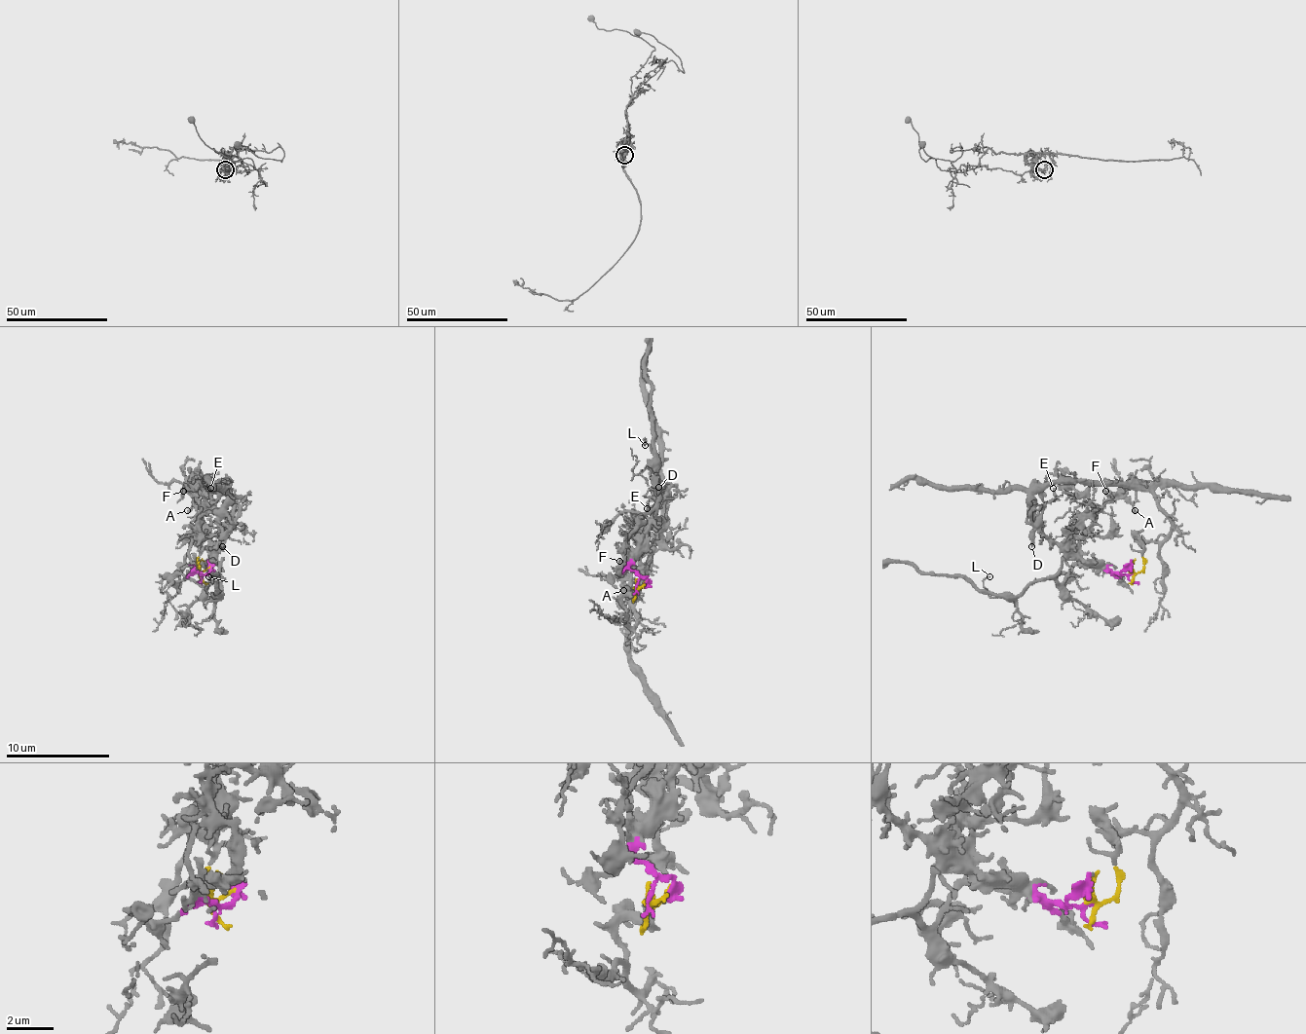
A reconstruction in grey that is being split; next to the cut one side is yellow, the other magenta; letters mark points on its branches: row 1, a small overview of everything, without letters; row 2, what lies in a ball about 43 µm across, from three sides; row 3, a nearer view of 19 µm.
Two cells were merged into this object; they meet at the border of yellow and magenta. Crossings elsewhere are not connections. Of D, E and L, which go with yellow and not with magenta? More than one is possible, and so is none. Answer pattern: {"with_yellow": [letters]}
{"with_yellow": ["E"]}

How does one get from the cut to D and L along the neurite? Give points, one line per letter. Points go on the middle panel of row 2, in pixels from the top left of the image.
D: (639, 586), (631, 557), (664, 495), (659, 487)
L: (639, 586), (631, 557), (656, 508), (656, 451), (641, 440), (644, 438), (644, 446)

